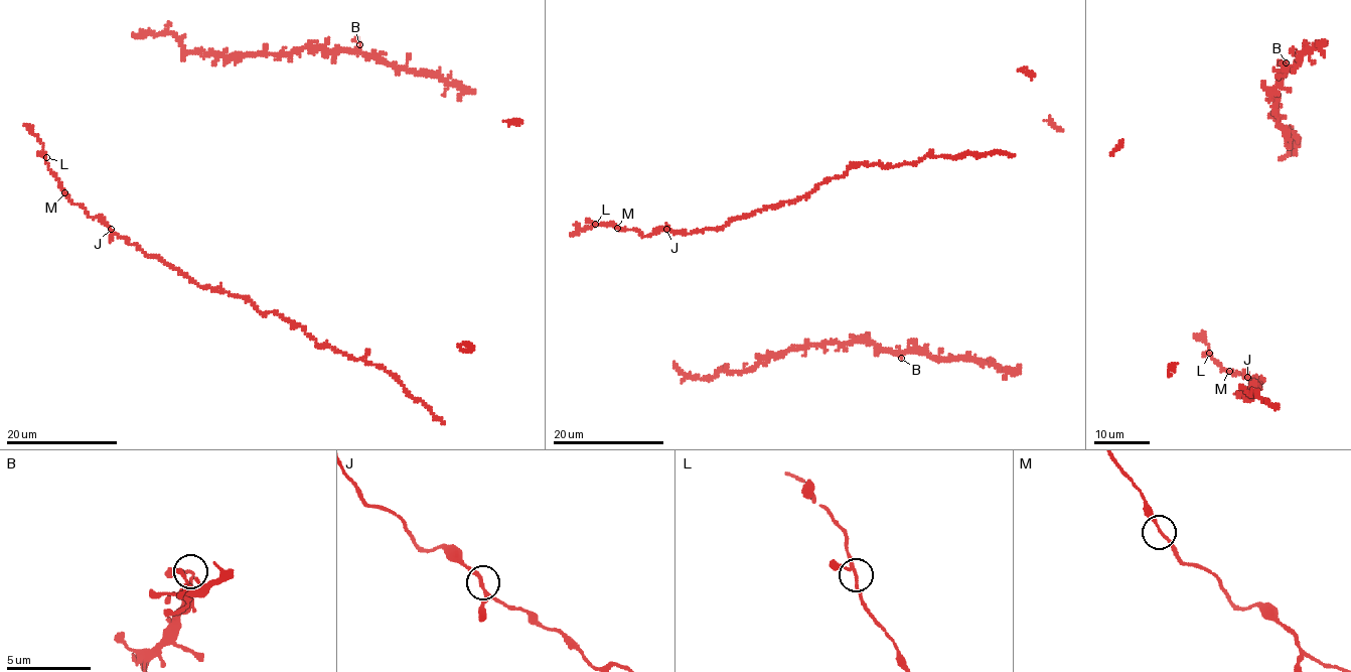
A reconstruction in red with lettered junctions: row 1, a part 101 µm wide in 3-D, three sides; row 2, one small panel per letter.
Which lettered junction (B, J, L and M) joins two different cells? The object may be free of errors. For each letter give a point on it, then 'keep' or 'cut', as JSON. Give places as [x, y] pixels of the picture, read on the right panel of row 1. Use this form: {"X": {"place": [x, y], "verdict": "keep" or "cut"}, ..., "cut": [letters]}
{"B": {"place": [1286, 62], "verdict": "keep"}, "J": {"place": [1247, 377], "verdict": "keep"}, "L": {"place": [1209, 353], "verdict": "keep"}, "M": {"place": [1229, 371], "verdict": "keep"}, "cut": []}

